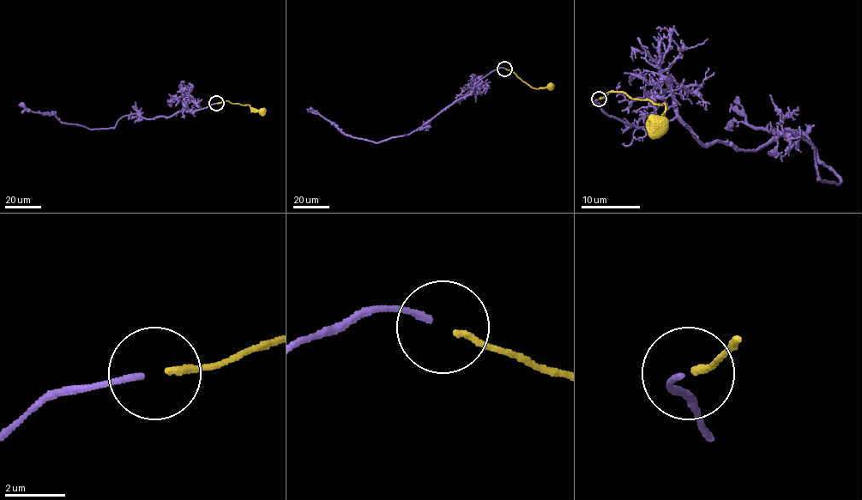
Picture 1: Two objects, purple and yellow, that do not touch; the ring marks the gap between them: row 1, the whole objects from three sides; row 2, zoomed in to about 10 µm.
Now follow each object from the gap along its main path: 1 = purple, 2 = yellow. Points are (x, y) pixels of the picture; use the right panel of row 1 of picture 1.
1: (598, 99), (637, 127), (676, 117), (702, 143), (792, 132), (840, 183), (800, 132), (730, 104)
2: (599, 98), (607, 93), (624, 93), (632, 98), (662, 104), (666, 105), (662, 120), (658, 123)

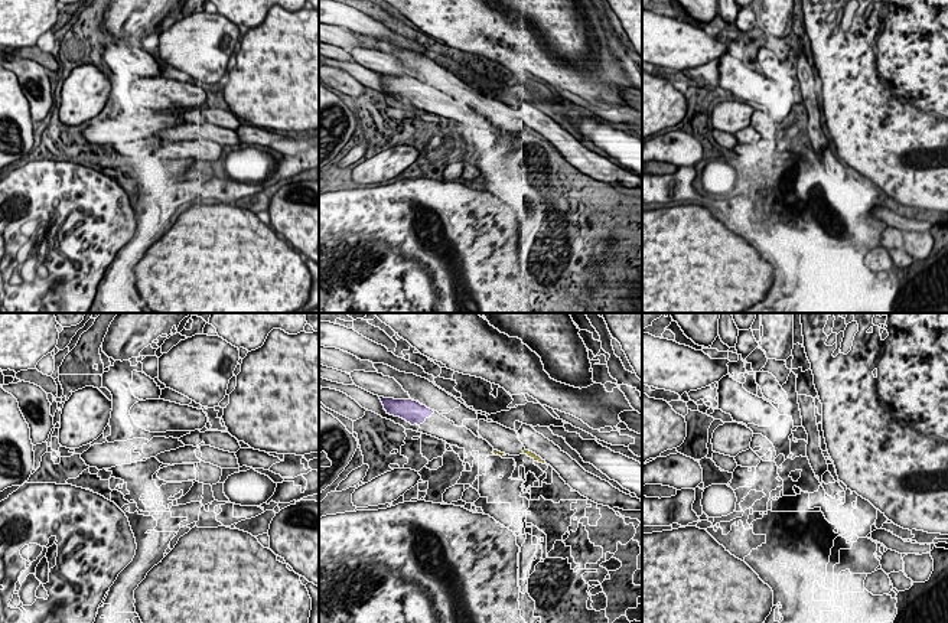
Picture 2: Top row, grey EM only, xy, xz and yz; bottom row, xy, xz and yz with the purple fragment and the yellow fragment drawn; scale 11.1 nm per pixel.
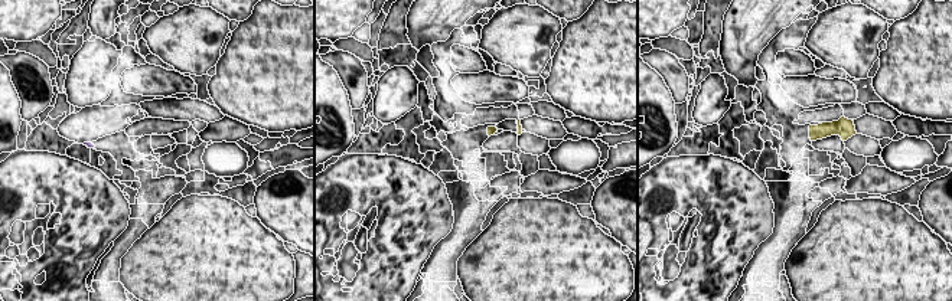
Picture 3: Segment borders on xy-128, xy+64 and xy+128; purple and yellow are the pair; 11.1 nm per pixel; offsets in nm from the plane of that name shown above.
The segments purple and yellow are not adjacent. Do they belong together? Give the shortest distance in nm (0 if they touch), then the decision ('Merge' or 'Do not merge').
Distance 800 nm. Merge

